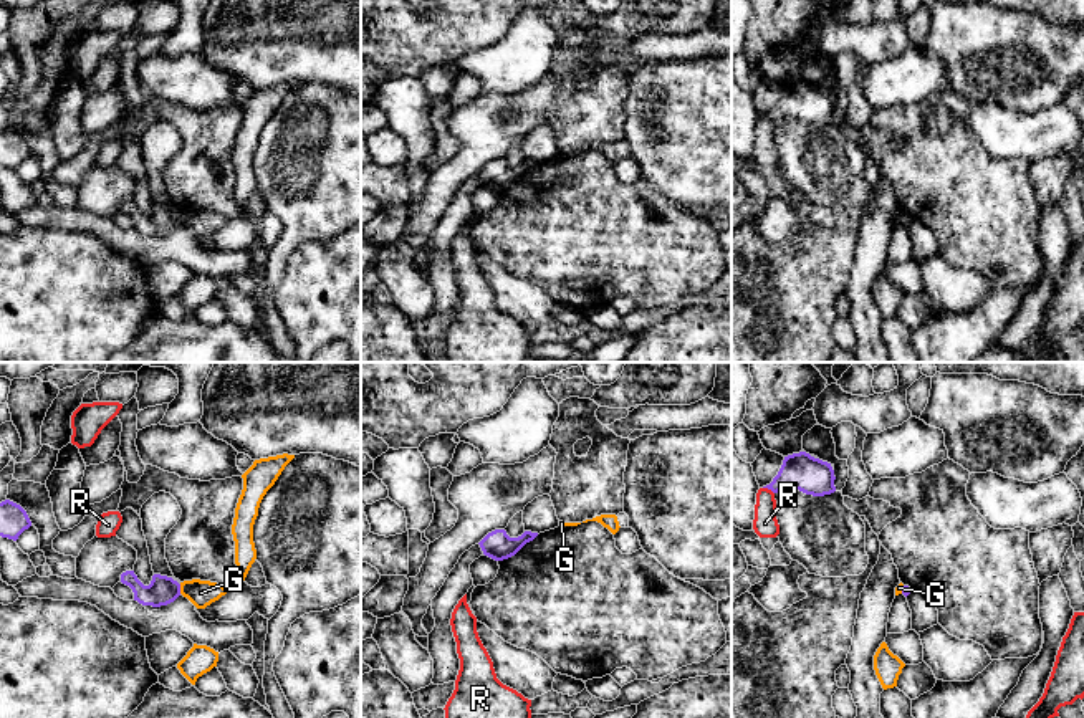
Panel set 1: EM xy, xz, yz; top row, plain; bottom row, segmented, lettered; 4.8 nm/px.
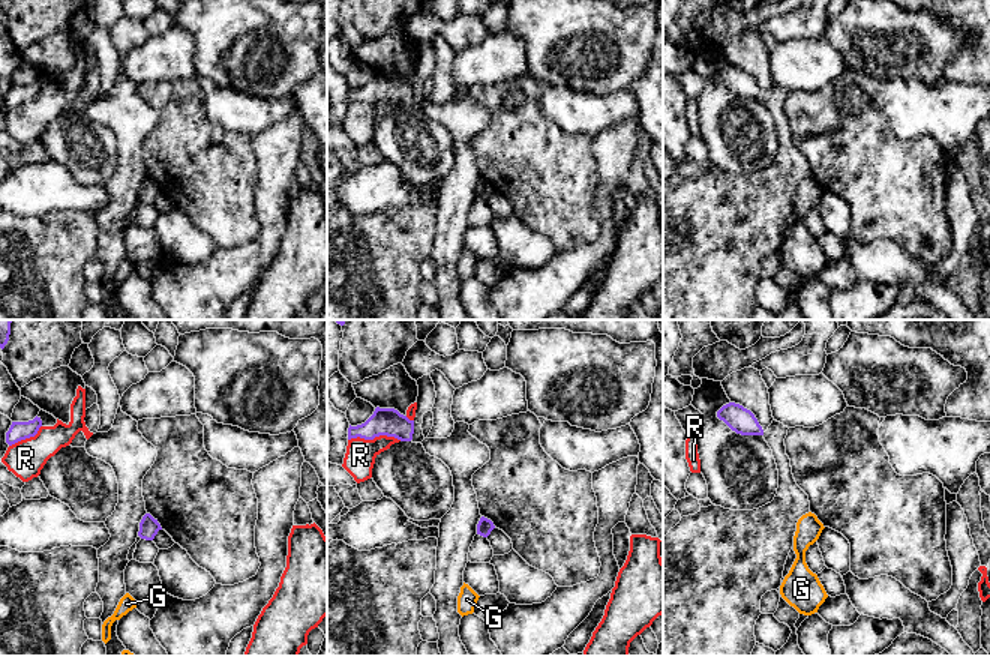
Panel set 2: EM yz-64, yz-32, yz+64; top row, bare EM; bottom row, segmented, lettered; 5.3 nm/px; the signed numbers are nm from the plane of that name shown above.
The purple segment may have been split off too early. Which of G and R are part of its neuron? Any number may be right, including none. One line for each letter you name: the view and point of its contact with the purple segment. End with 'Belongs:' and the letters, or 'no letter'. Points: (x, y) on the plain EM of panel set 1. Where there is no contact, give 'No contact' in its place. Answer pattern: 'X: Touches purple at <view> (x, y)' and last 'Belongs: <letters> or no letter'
Belongs: no letter

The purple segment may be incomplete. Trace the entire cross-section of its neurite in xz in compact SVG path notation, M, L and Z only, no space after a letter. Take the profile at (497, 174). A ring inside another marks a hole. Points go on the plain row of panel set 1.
M505 159L488 162L478 174L485 185L503 190L515 185L526 172L533 170L538 162L525 160L518 167L510 167Z

